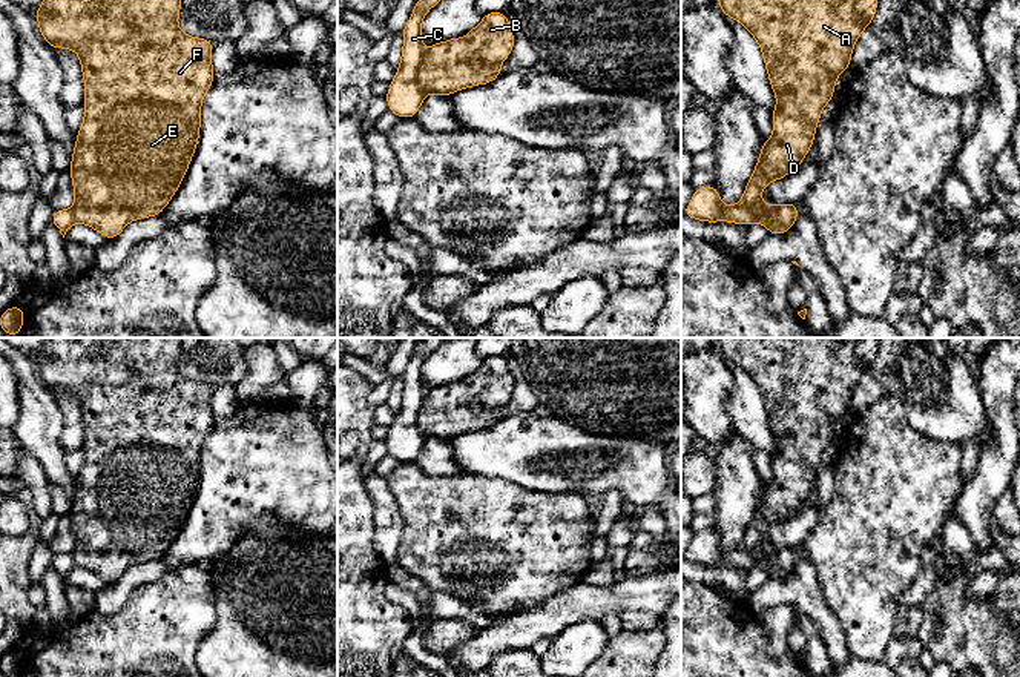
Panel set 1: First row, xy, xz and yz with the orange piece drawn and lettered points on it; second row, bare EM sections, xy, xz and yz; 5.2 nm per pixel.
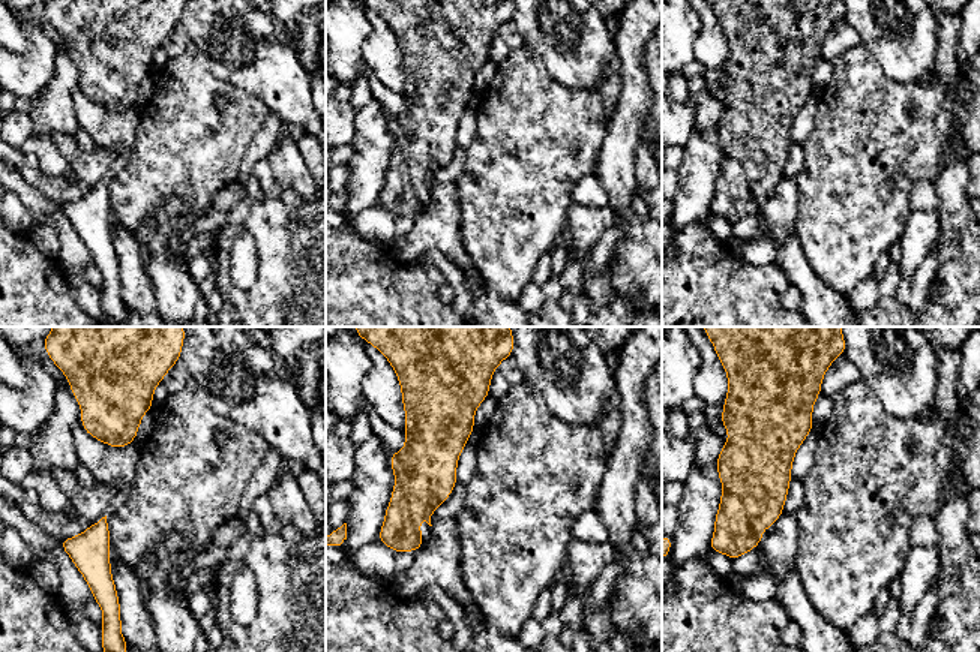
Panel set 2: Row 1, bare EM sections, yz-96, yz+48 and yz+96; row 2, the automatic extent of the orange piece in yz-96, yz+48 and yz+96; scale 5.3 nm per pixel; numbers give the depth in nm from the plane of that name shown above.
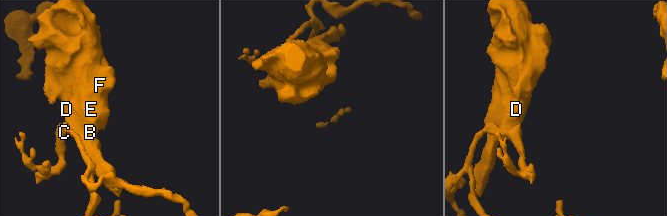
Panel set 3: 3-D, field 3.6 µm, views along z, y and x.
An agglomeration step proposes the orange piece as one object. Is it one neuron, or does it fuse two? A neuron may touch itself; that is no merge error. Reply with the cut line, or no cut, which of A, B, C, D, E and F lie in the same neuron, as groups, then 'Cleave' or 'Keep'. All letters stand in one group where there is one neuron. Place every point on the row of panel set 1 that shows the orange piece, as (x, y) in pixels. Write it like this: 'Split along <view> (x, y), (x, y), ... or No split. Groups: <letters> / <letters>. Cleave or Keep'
Split along xz (425, 52), (417, 71), (417, 86), (424, 92). Groups: A B D E F / C. Cleave

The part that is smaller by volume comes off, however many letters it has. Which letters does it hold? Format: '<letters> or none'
A, B, D, E, F

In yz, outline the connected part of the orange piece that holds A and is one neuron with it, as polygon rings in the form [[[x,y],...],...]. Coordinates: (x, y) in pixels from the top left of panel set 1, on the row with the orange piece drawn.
[[[718,0],[718,8],[755,37],[776,95],[773,137],[764,140],[739,201],[755,215],[767,218],[775,213],[776,206],[761,200],[762,189],[770,181],[784,180],[802,164],[814,143],[821,112],[834,97],[834,83],[851,66],[853,48],[876,17],[877,0]]]

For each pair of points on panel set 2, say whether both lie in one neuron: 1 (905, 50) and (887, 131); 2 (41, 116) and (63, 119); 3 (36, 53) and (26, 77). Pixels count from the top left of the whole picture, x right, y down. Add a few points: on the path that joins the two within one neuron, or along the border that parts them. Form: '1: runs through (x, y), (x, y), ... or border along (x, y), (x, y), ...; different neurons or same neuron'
1: border along (874, 56), (896, 81), (932, 75); different neurons
2: runs through (47, 116), (57, 116); same neuron
3: runs through (36, 59), (36, 66), (32, 71); same neuron

